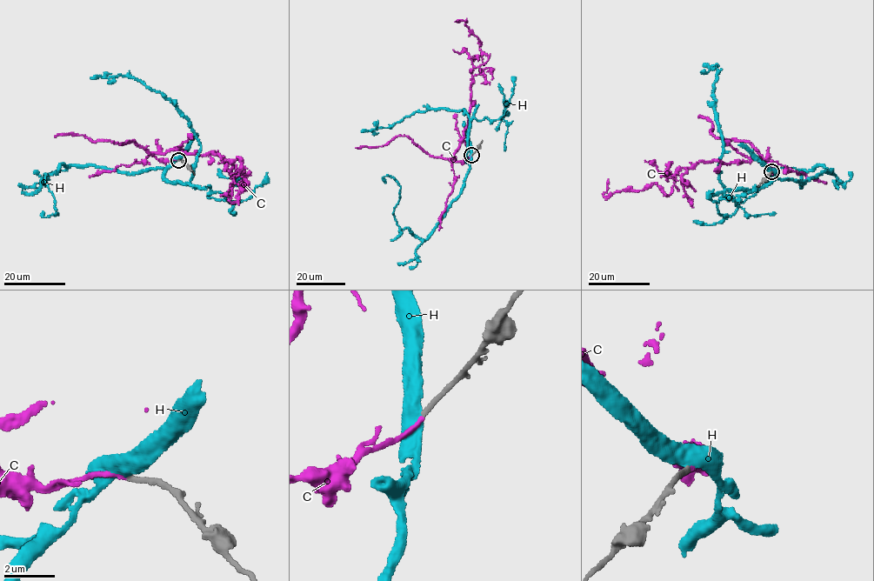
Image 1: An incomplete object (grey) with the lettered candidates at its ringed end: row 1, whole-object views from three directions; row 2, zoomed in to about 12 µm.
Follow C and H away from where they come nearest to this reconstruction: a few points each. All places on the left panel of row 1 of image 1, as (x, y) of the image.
C: (177, 159), (153, 154), (220, 155), (234, 182), (246, 190), (247, 182), (234, 203), (230, 185)
H: (177, 159), (170, 166), (134, 173), (59, 164), (44, 177), (57, 215), (45, 217), (43, 212)

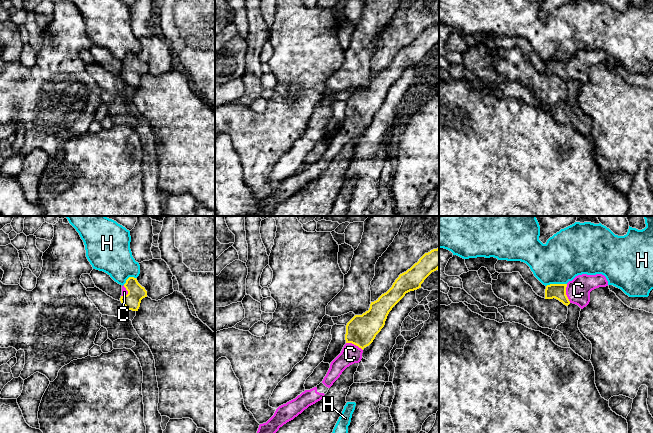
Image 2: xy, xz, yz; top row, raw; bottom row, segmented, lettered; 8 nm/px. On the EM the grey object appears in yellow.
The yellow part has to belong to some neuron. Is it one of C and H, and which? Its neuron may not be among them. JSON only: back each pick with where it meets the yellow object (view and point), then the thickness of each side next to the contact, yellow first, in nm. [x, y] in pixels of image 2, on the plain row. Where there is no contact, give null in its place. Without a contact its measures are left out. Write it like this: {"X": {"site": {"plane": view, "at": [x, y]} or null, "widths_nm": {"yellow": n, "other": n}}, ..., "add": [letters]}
{"C": {"site": {"plane": "yz", "at": [565, 69]}, "widths_nm": {"yellow": 130, "other": 190}}, "add": ["C"]}

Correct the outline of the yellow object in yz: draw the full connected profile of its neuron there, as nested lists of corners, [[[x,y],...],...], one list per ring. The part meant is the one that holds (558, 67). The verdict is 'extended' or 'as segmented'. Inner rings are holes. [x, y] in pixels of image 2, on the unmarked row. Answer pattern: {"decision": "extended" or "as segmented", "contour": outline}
{"decision": "extended", "contour": [[[602,50],[576,52],[567,60],[550,60],[545,65],[545,75],[557,75],[564,81],[570,79],[578,81],[581,85],[590,78],[590,68],[599,63],[608,62],[606,53]]]}

